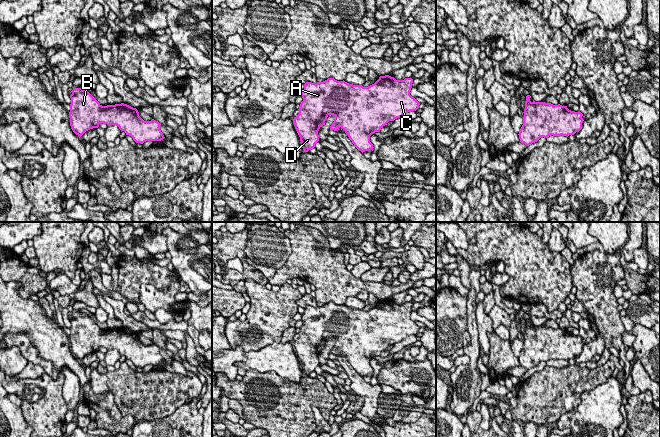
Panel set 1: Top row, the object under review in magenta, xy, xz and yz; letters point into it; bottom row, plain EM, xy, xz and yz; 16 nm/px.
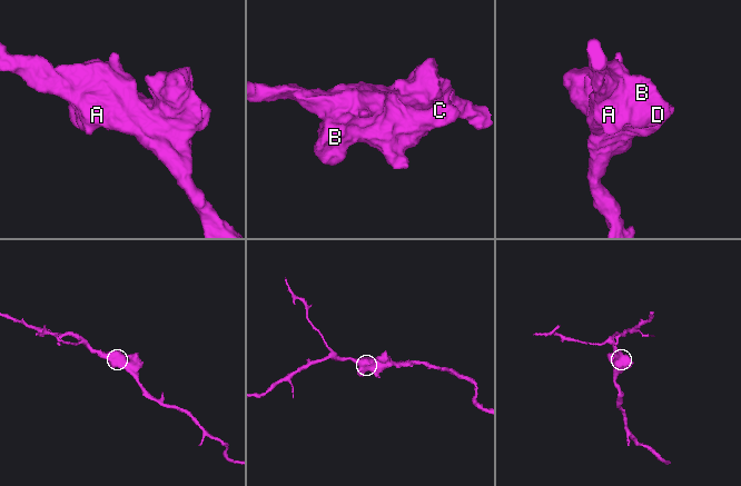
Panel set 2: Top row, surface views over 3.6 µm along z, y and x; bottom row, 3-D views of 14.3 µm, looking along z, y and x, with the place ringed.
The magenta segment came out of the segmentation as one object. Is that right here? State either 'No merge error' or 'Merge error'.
No merge error

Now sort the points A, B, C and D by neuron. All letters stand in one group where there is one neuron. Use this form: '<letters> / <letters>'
A B C D

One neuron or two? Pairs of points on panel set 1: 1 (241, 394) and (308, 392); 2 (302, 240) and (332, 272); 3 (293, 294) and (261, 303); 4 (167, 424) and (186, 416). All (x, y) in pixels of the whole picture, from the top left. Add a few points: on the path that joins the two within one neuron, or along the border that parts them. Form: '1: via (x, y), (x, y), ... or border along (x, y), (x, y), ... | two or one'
1: via (258, 389), (278, 389), (281, 392), (291, 392) | one
2: via (310, 248), (324, 264) | one
3: via (285, 299), (281, 303), (269, 303) | one
4: via (172, 424), (178, 424), (181, 421) | one

